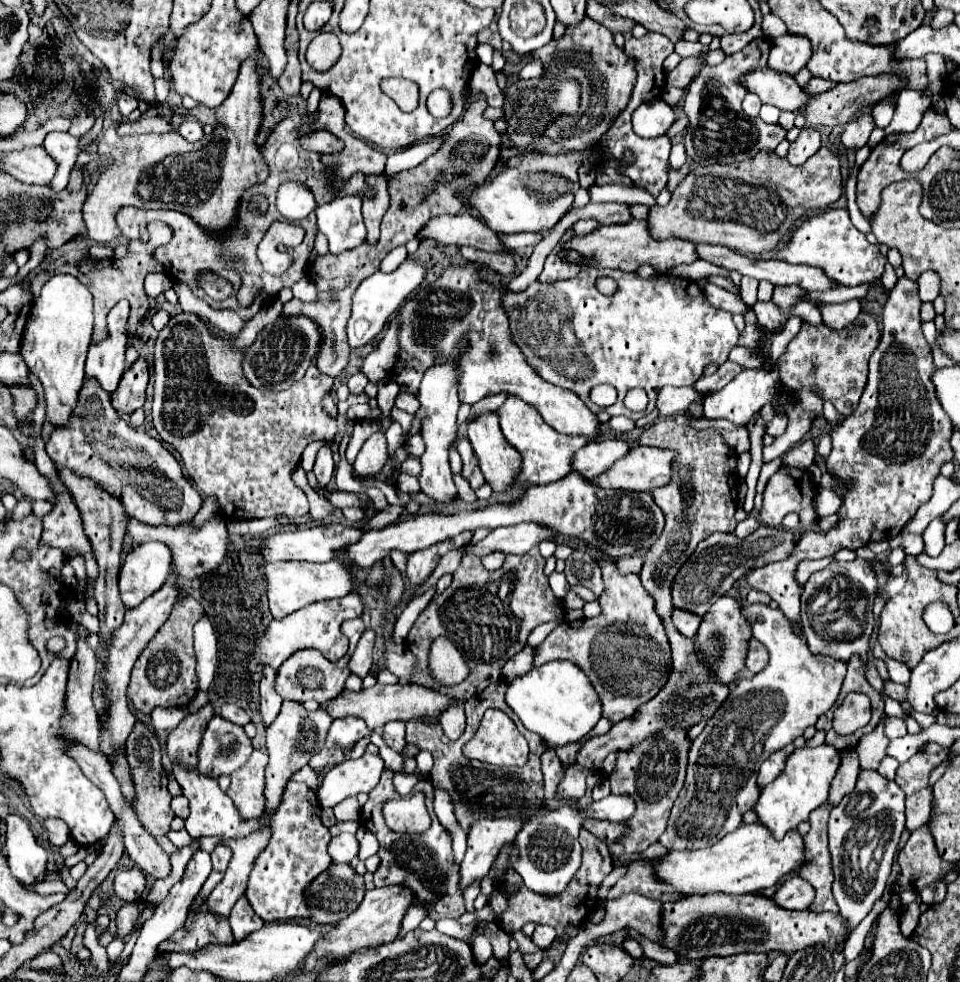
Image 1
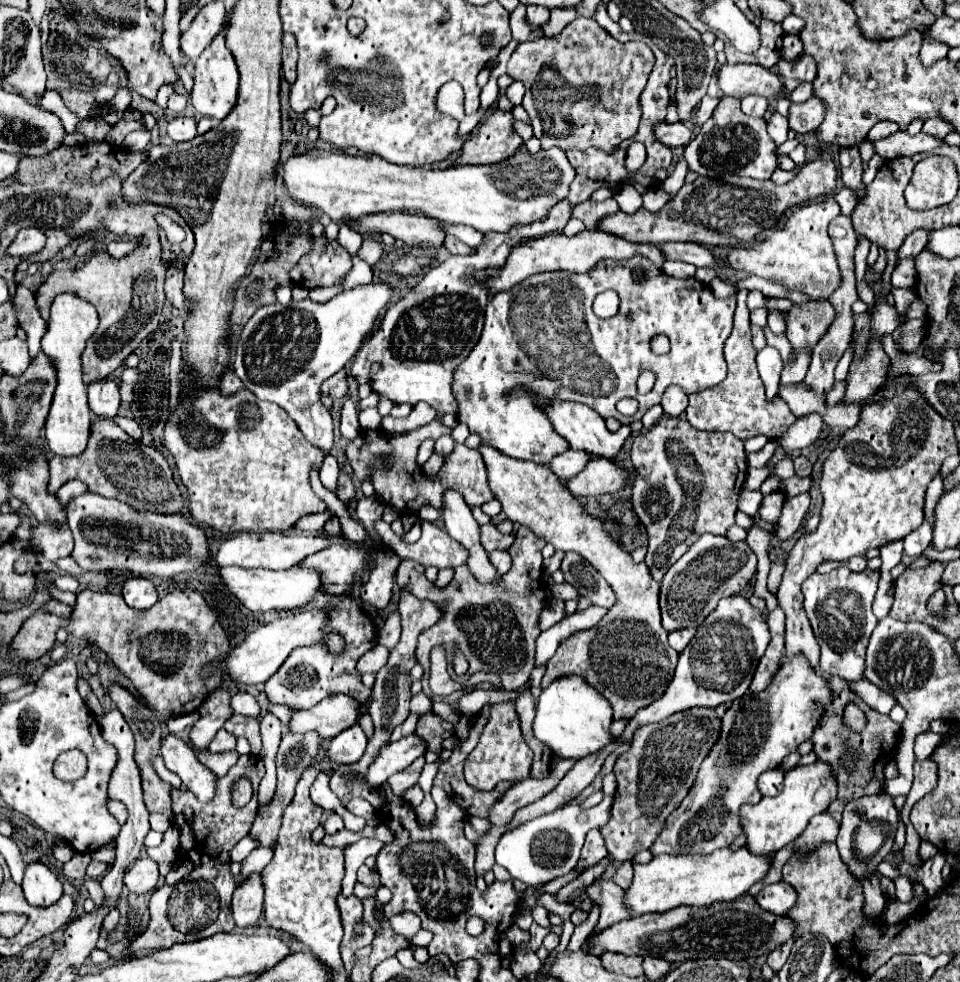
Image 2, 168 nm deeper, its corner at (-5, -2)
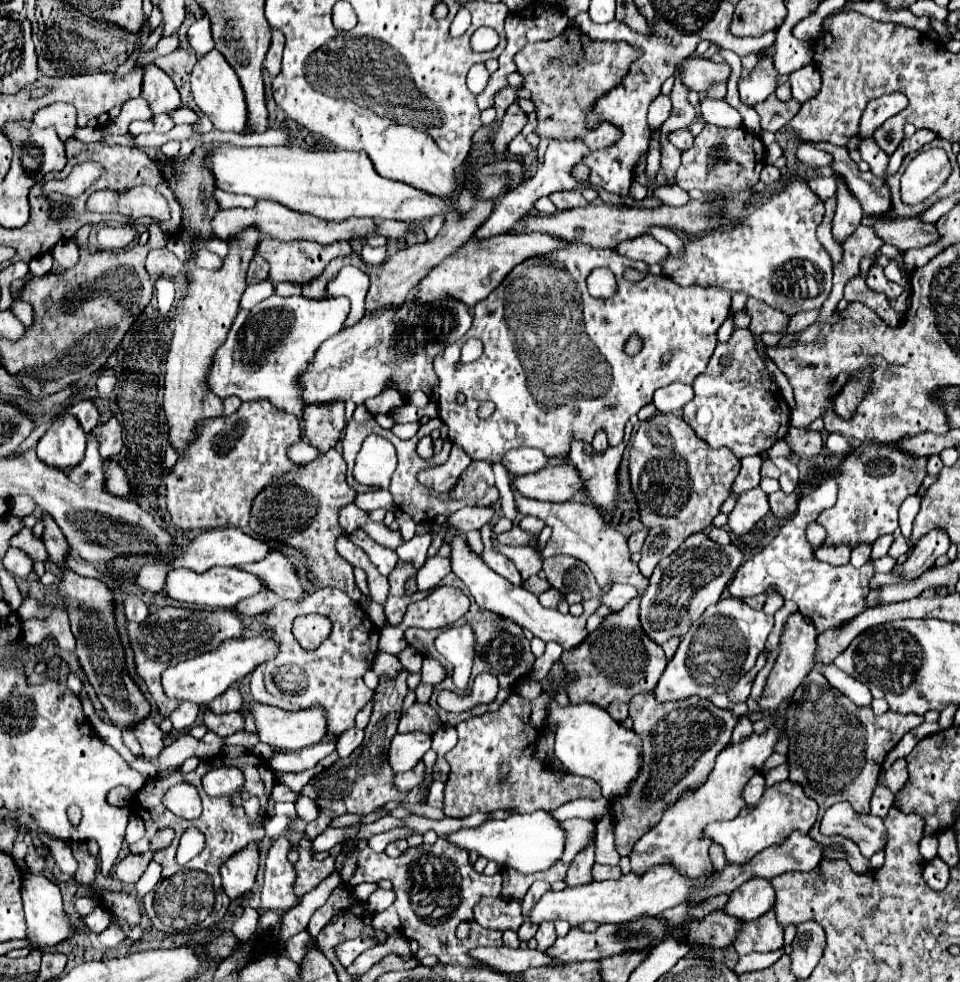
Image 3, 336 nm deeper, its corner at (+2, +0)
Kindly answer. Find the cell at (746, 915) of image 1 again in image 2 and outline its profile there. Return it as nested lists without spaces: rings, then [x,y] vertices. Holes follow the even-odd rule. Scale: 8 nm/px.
[[[744,894],[732,902],[714,902],[708,908],[674,908],[664,914],[648,914],[638,918],[628,918],[624,922],[608,926],[590,934],[582,950],[594,956],[604,952],[618,952],[626,956],[656,956],[668,962],[686,962],[698,958],[728,958],[746,960],[756,956],[766,956],[776,946],[792,938],[794,922],[788,916],[776,916],[764,912],[754,896]]]

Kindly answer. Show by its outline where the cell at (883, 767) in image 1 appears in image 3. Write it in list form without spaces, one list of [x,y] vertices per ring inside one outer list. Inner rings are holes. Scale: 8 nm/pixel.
[[[877,783],[870,802],[870,813],[884,819],[891,808],[891,804],[891,791],[886,786]]]

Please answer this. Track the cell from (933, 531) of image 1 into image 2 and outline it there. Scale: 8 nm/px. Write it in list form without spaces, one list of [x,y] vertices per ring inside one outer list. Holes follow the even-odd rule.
[[[938,474],[930,484],[928,484],[928,490],[926,490],[926,518],[928,522],[932,524],[934,522],[934,504],[940,500],[940,492],[942,492],[942,476]]]

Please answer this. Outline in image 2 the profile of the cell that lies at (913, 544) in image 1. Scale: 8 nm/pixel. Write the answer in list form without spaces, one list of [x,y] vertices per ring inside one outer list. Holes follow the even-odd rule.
[[[924,518],[924,522],[920,524],[920,528],[916,528],[914,532],[910,532],[904,538],[904,554],[910,558],[920,556],[928,546],[930,546],[930,538],[932,538],[932,526],[930,522]]]

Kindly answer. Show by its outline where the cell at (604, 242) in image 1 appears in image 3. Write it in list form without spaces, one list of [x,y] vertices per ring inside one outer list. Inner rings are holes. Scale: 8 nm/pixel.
[[[509,232],[509,234],[487,238],[485,242],[469,240],[465,246],[461,246],[455,254],[445,258],[445,262],[435,266],[419,282],[419,294],[415,292],[415,298],[419,302],[429,302],[433,298],[439,298],[441,294],[451,294],[453,298],[457,298],[457,300],[465,302],[469,308],[473,308],[479,300],[487,298],[493,292],[493,288],[497,288],[517,264],[525,262],[527,258],[563,250],[567,246],[569,246],[569,242],[565,242],[563,238],[555,238],[551,234],[541,234],[541,232],[533,232],[533,234]]]

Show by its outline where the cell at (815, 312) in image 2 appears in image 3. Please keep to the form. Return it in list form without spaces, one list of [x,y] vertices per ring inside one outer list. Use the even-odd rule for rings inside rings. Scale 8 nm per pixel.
[[[755,298],[747,300],[745,308],[751,314],[751,324],[749,324],[751,332],[755,332],[755,334],[763,334],[763,332],[785,334],[791,316],[787,316],[779,310],[771,310],[771,306],[767,306],[765,302],[759,302]]]

